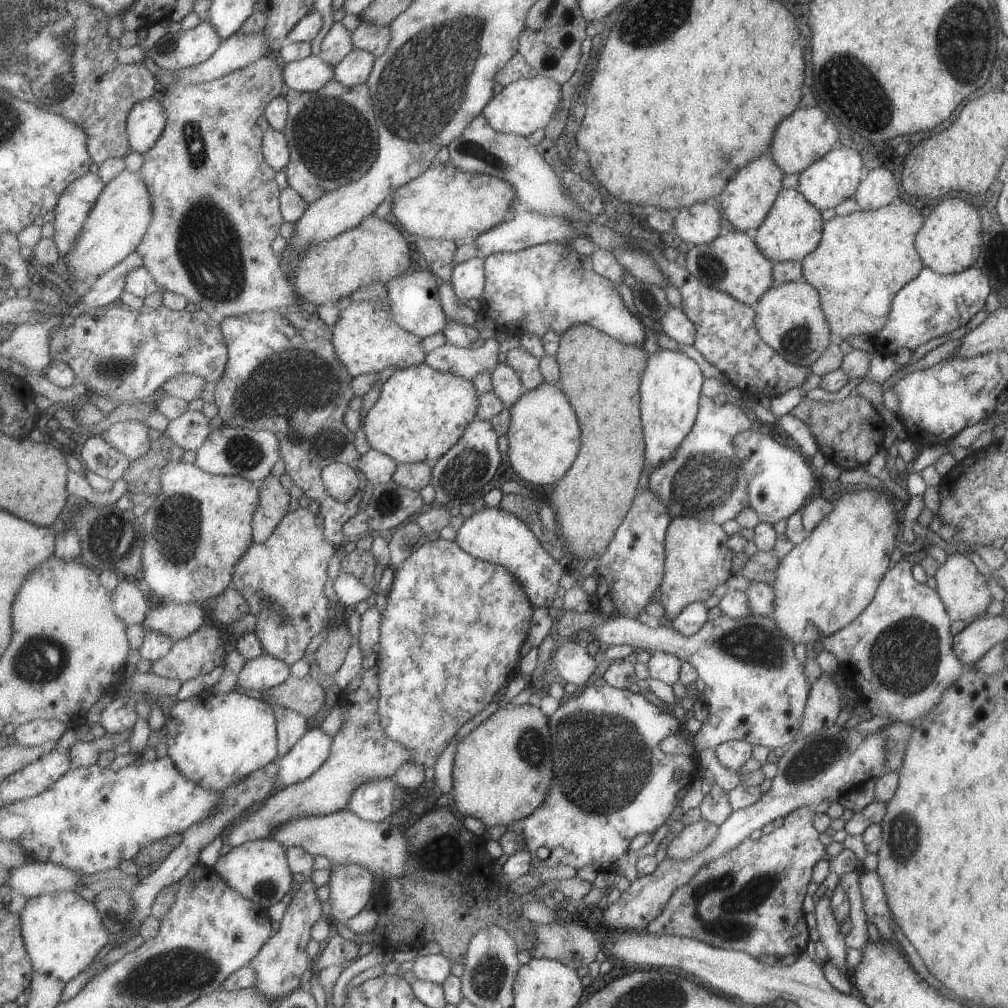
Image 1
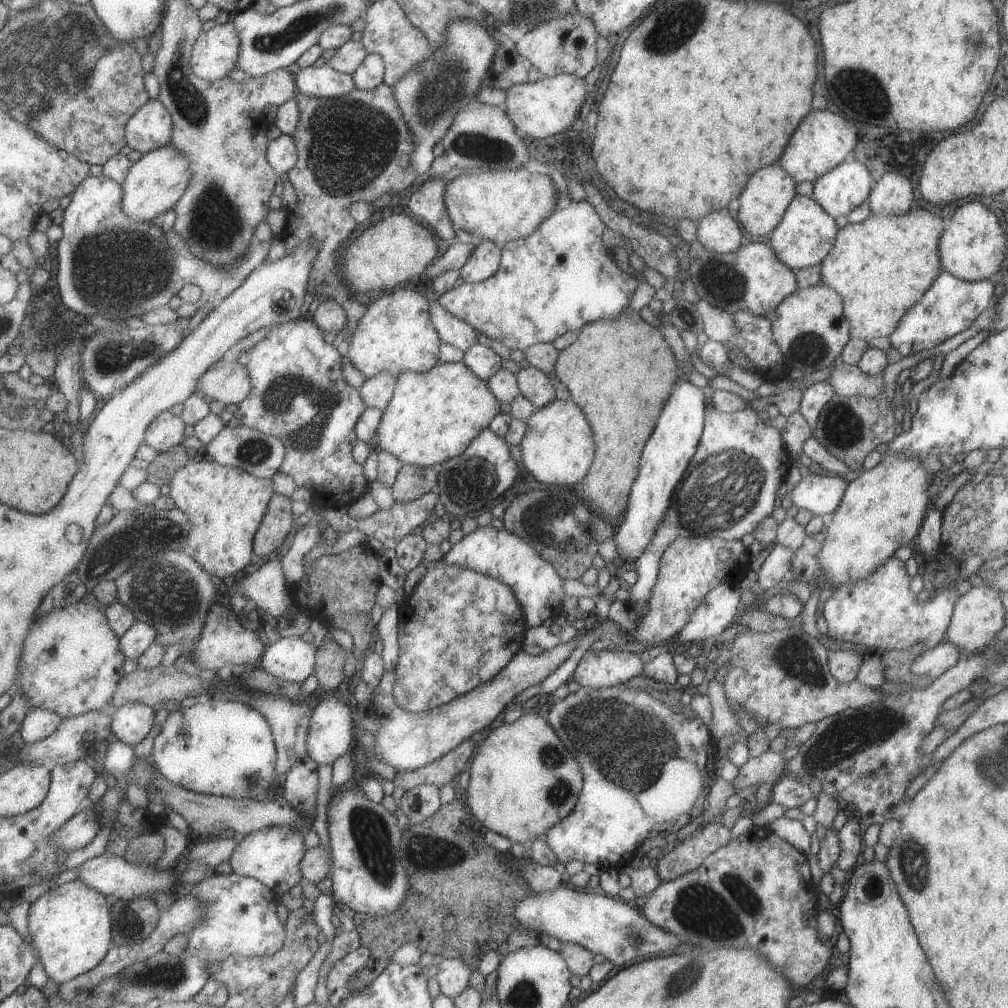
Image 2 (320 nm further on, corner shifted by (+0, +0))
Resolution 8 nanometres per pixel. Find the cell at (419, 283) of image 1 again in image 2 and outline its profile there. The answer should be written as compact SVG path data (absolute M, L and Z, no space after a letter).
M436 295L434 299L430 301L430 313L435 328L440 332L442 342L451 343L466 353L477 344L480 333L473 325L449 312L437 300Z

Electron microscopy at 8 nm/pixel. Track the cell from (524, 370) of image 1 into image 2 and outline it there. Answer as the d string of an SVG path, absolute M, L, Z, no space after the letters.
M530 364L528 368L519 370L517 376L522 394L537 408L547 406L558 398L553 376L543 370Z

